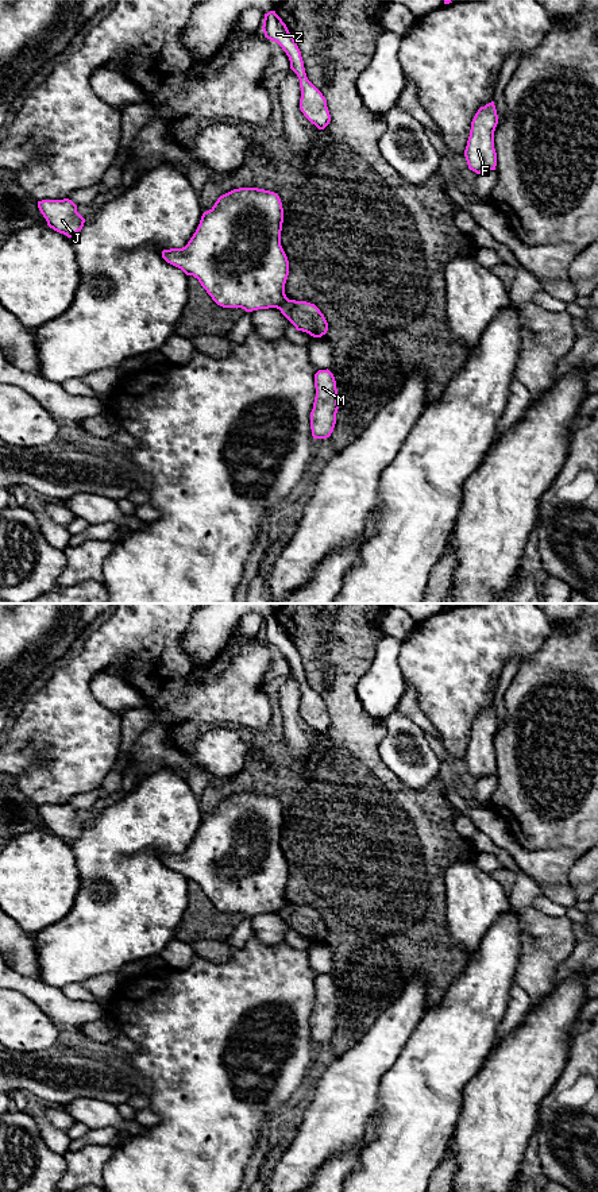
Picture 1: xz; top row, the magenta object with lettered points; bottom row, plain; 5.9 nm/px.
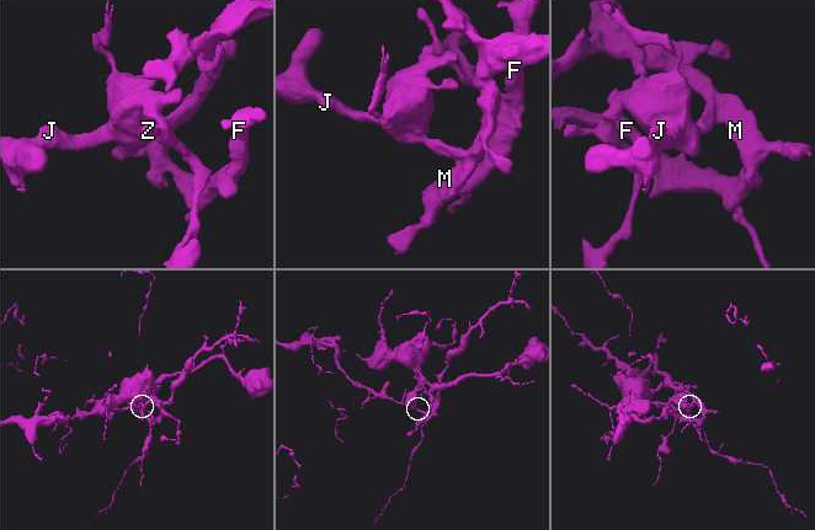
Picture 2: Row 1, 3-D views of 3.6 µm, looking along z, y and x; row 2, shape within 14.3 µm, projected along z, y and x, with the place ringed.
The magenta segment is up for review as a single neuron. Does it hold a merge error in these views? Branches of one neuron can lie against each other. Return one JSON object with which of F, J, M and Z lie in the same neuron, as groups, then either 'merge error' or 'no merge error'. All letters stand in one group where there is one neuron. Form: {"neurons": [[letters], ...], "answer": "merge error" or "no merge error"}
{"neurons": [["F", "M"], ["J", "Z"]], "answer": "merge error"}

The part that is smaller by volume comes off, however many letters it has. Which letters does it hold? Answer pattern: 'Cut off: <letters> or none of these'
Cut off: J, Z

